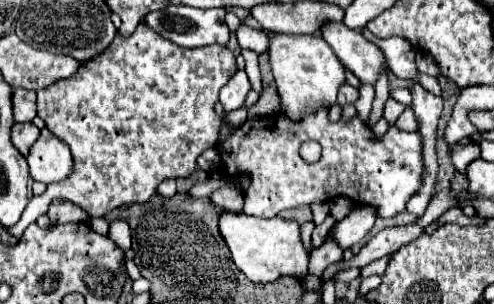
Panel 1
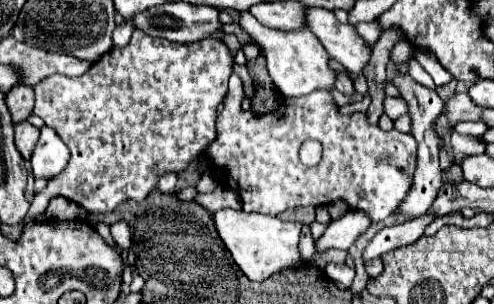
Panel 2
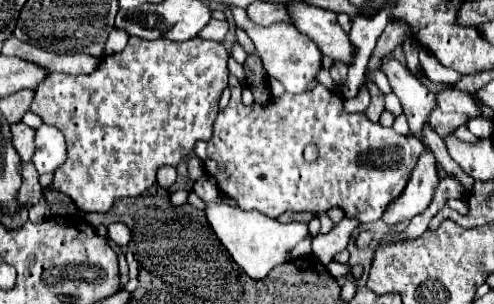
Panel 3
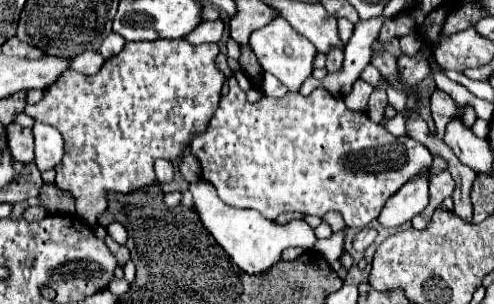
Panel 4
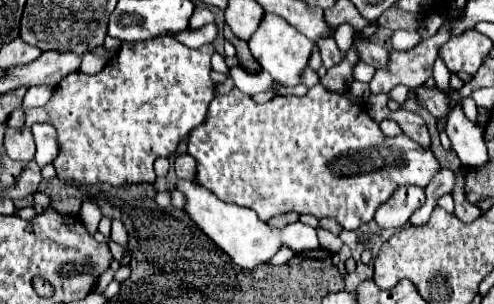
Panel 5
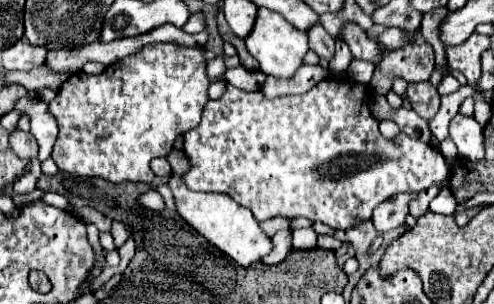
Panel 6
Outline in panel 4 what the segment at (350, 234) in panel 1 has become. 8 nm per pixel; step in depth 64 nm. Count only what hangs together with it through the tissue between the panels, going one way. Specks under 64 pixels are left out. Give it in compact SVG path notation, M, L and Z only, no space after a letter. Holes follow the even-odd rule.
M342 228L340 232L334 232L330 238L324 238L324 240L316 240L316 244L314 244L314 250L318 252L318 254L322 254L324 258L326 258L326 262L334 262L334 260L338 260L340 258L340 254L344 252L344 230L346 228Z

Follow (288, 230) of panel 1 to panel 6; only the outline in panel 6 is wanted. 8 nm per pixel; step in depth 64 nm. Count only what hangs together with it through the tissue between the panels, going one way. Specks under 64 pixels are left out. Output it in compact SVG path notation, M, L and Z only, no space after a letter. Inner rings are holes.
M172 176L168 184L176 196L176 206L180 216L198 232L202 234L208 242L218 246L224 254L228 254L236 264L240 266L250 266L254 262L260 262L270 250L272 250L272 238L266 236L266 232L260 228L252 212L226 194L218 192L194 192L190 190L182 178ZM292 228L292 248L296 250L306 250L306 248L316 248L316 232L314 228Z

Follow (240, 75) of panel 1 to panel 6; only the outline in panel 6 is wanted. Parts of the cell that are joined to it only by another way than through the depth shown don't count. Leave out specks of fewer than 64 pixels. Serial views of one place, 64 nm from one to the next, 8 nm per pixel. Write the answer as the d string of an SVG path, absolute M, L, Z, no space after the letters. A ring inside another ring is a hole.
M340 78L340 80L322 80L320 84L316 84L310 92L306 94L296 94L296 96L280 96L274 100L266 100L262 96L262 92L244 92L240 88L228 86L226 94L218 100L210 100L204 108L202 114L202 122L192 128L190 132L184 134L184 152L190 158L190 170L184 174L184 182L188 184L190 190L202 190L202 192L222 192L226 196L230 196L232 200L236 200L238 204L246 206L252 210L254 218L258 222L270 220L274 216L288 216L288 218L296 218L296 216L306 216L314 222L324 222L332 228L338 230L348 230L354 228L356 224L370 220L372 210L382 204L384 200L400 194L400 192L422 192L432 184L440 184L446 174L448 168L444 164L444 158L440 152L436 152L430 144L422 144L416 138L410 138L406 134L398 134L396 138L388 140L380 134L378 130L378 120L370 114L370 92L364 84L354 82L352 78Z

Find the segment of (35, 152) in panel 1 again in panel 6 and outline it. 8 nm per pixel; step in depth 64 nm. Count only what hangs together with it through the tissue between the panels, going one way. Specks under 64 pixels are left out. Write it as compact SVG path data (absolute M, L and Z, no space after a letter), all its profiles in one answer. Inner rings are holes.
M28 96L20 98L16 104L16 110L30 116L32 124L32 136L38 140L38 160L44 162L52 154L52 146L58 136L56 120L52 120L52 114L48 112L46 104L34 104L28 100Z

